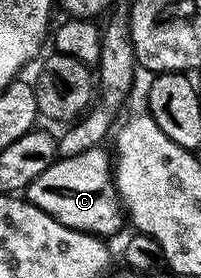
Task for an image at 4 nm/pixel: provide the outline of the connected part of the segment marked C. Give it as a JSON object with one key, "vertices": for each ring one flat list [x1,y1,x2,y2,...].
{"vertices":[[95,147,72,158,57,158,46,170,34,178,26,189,26,198,38,210,50,214,62,226,70,226,79,232,89,232,91,236,109,238,126,224,126,213,116,194,114,164,103,152,103,147]]}

